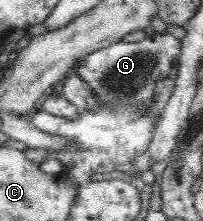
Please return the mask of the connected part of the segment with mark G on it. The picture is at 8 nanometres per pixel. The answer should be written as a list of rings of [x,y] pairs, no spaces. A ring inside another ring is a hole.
[[[154,34],[139,42],[121,40],[111,47],[94,51],[78,62],[74,72],[95,88],[93,92],[97,92],[105,100],[105,109],[97,109],[93,113],[83,111],[81,117],[72,123],[45,110],[35,108],[30,113],[33,124],[41,131],[71,137],[83,148],[81,153],[55,153],[63,162],[64,169],[71,172],[77,181],[107,176],[118,164],[128,163],[128,159],[137,150],[149,147],[153,123],[150,123],[150,119],[142,117],[138,109],[141,102],[153,96],[155,81],[168,75],[172,64],[181,53],[179,46],[179,40],[173,35]],[[69,163],[73,163],[71,169]]]

